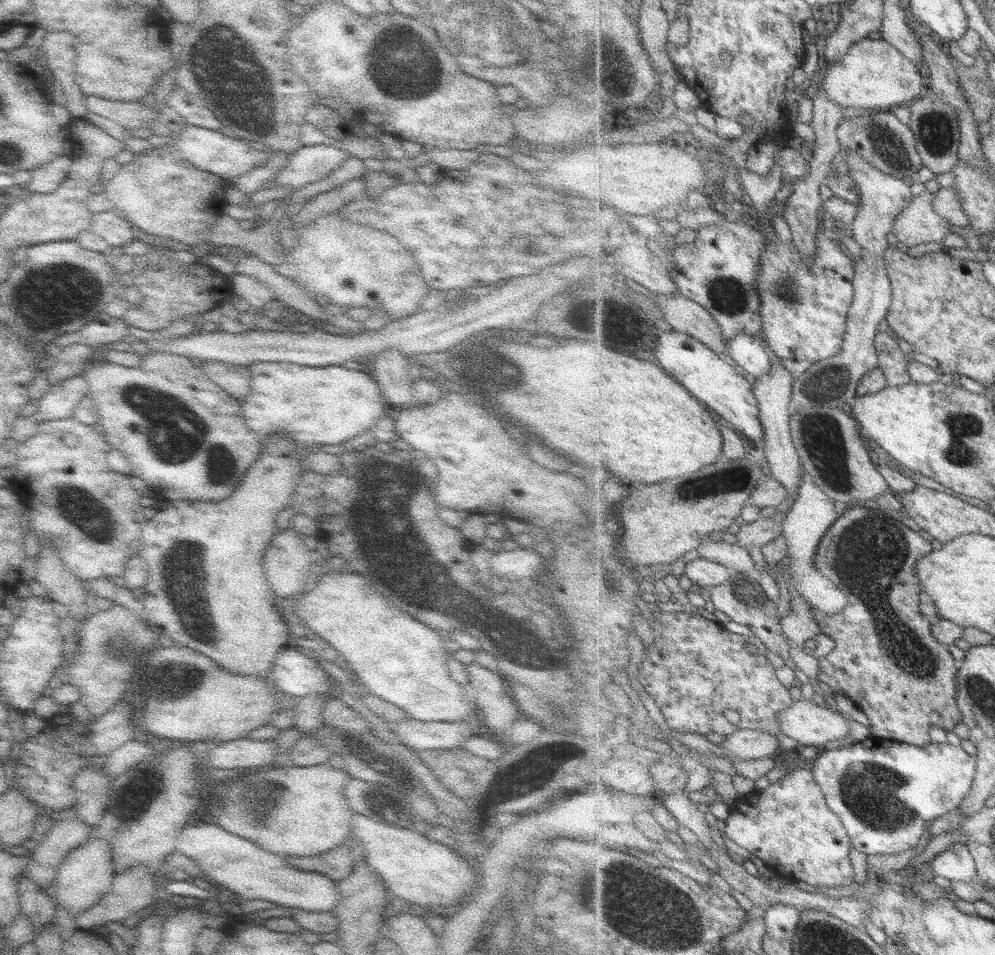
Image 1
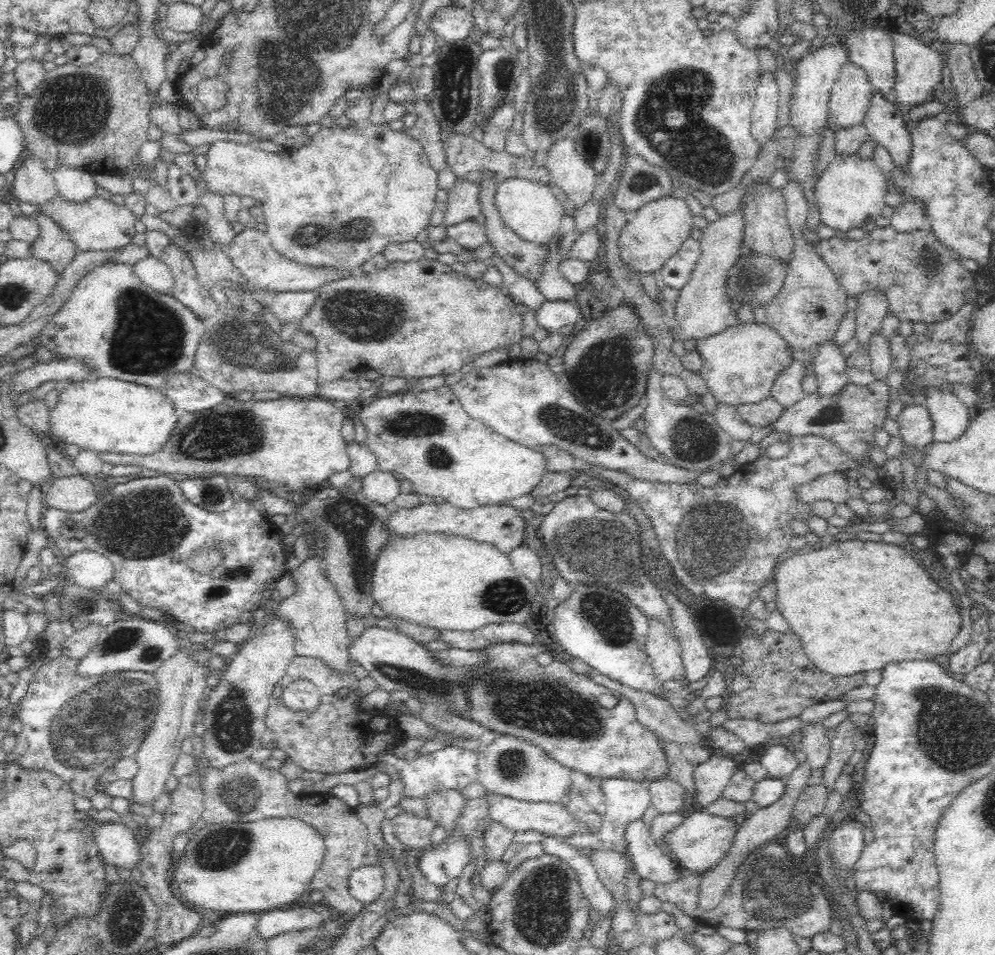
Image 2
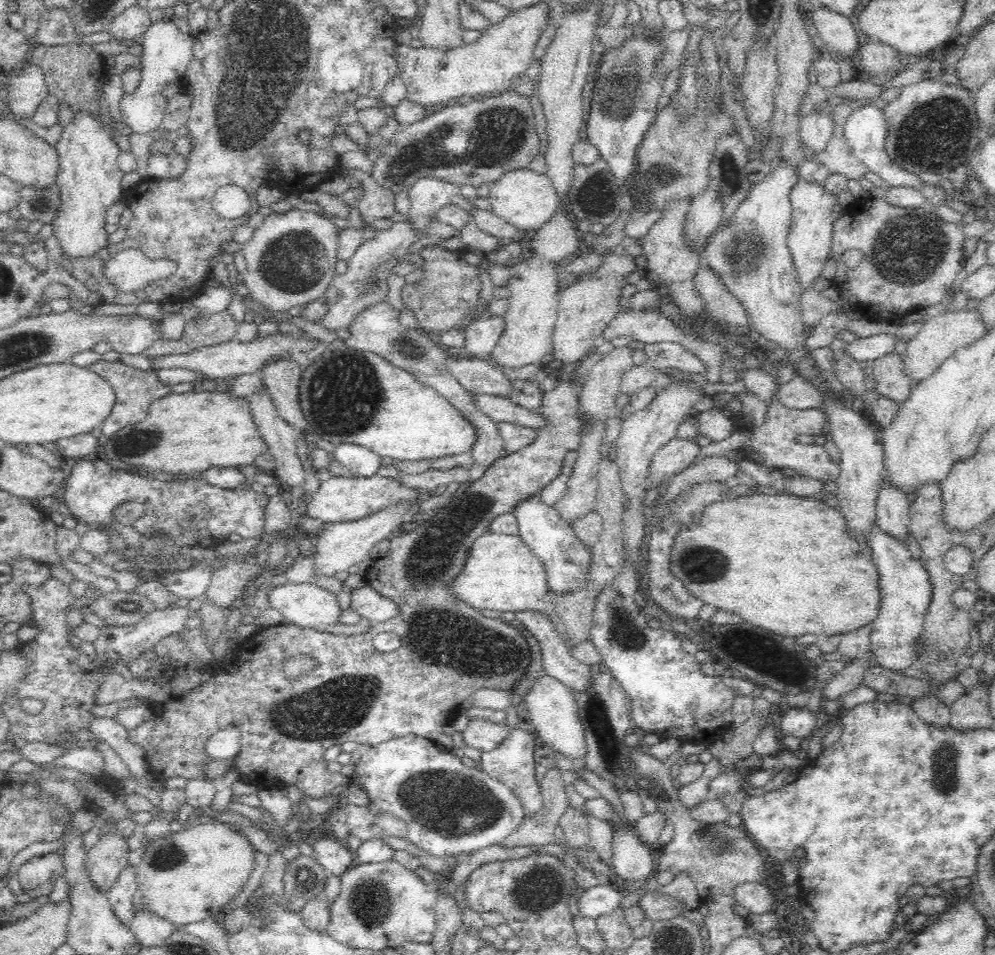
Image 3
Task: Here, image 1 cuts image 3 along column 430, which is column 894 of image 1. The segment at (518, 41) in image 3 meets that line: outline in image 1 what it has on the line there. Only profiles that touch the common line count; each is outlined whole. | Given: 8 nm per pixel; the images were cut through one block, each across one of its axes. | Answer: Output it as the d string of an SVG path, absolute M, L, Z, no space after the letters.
M867 38L851 47L851 50L839 60L824 65L824 77L820 84L833 99L845 108L882 109L886 112L905 102L918 100L929 91L926 69L897 50L890 42L881 38Z

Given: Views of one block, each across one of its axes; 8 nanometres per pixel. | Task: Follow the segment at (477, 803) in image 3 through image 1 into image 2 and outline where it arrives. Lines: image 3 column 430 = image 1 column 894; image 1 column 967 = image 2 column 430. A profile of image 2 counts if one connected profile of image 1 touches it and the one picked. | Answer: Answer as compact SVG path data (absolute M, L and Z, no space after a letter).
M453 744L436 750L426 756L408 755L403 758L397 757L393 752L384 751L377 756L376 762L386 762L391 771L398 772L398 777L404 782L404 797L425 799L428 794L441 790L464 790L477 781L477 767L479 754L472 750L463 750Z

